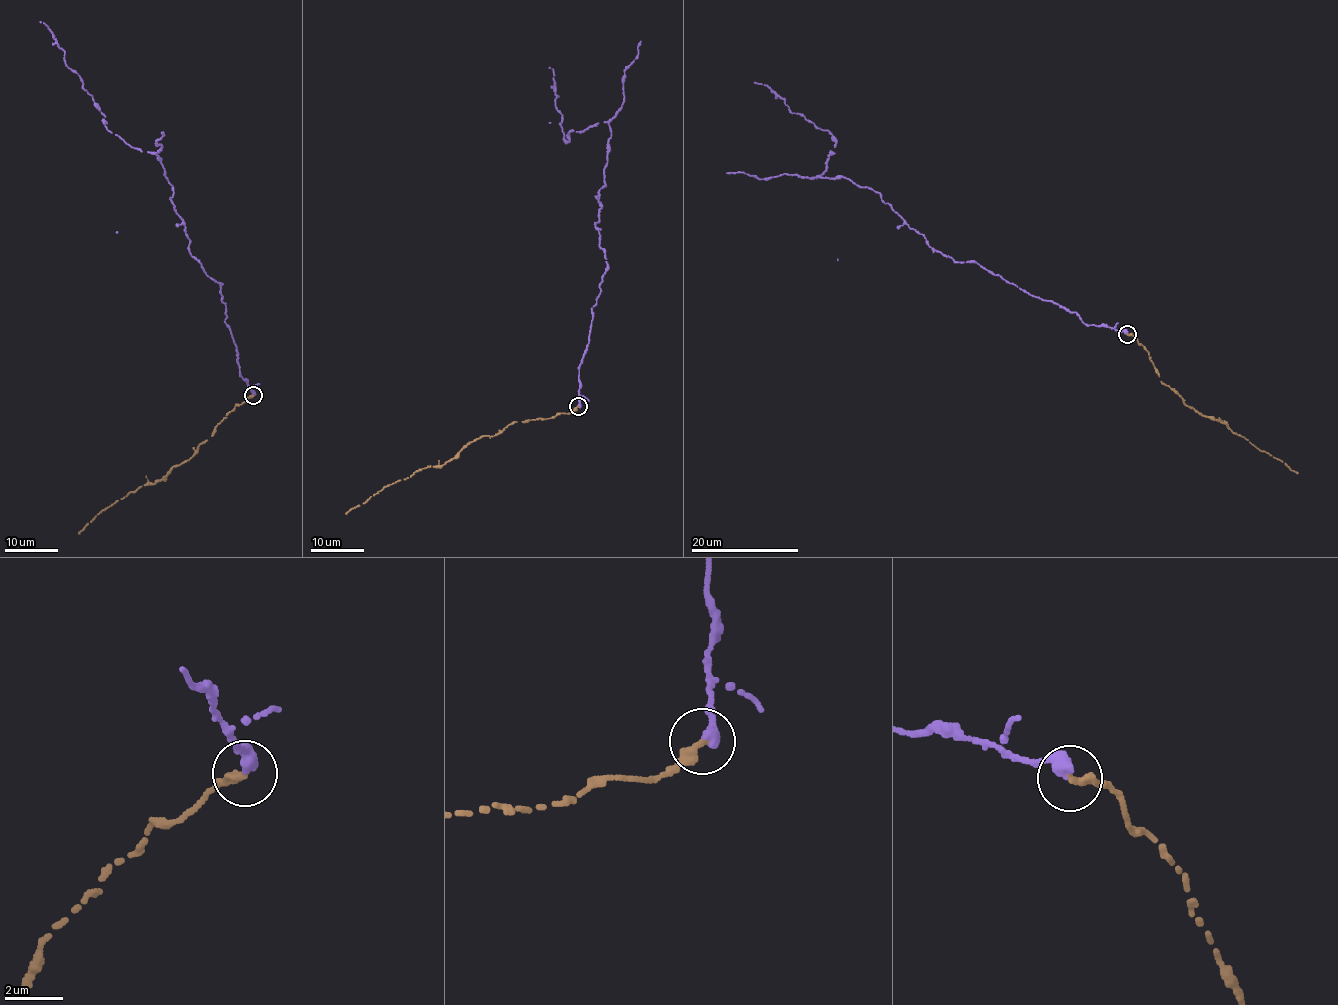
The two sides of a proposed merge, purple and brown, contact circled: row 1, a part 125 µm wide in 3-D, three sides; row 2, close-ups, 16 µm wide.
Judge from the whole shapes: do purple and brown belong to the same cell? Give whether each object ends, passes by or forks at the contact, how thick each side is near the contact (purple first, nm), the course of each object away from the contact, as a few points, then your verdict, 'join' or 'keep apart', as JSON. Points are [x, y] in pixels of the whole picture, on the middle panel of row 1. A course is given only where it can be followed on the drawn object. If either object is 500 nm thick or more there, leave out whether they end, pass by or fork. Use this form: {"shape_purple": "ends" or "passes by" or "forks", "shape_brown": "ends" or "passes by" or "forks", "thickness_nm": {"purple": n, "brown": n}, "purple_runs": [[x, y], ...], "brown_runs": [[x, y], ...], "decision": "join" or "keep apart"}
{"shape_purple": "ends", "shape_brown": "ends", "thickness_nm": {"purple": 420, "brown": 360}, "purple_runs": [[577, 405], [579, 366], [607, 270], [594, 223], [611, 131], [604, 121], [573, 130], [566, 142], [549, 67]], "brown_runs": [[577, 407], [569, 413], [517, 421], [494, 436], [473, 441], [443, 465], [417, 470], [389, 484], [345, 514]], "decision": "join"}

